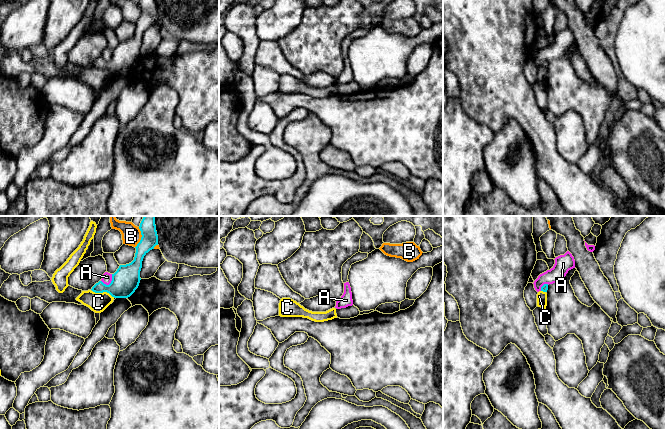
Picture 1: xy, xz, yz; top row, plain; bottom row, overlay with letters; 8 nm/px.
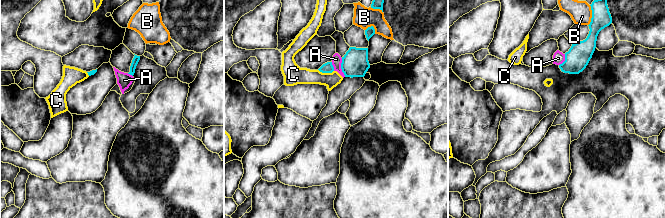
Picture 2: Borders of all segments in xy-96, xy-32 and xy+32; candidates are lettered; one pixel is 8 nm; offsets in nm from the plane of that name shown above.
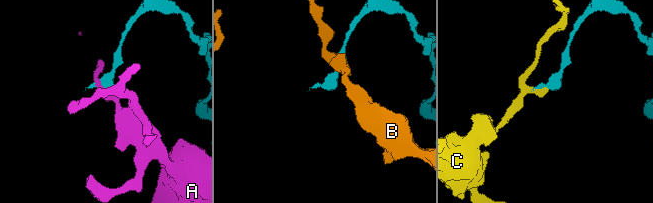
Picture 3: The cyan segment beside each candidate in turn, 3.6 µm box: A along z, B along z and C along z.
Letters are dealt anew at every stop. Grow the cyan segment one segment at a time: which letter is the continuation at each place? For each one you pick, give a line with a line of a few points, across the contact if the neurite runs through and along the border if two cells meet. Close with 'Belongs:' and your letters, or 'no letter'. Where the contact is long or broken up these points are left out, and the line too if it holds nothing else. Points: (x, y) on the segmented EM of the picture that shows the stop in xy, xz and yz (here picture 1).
Belongs: no letter

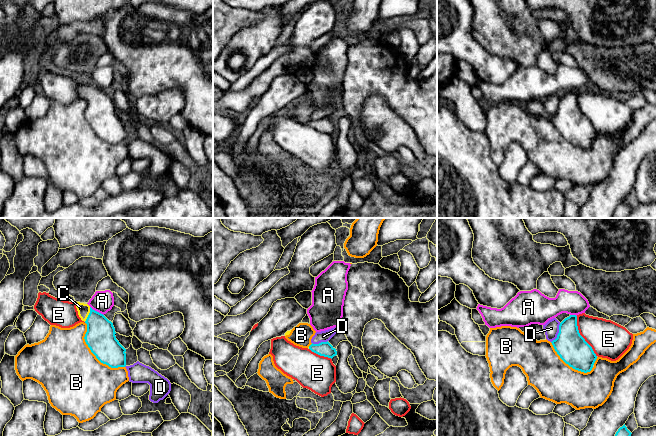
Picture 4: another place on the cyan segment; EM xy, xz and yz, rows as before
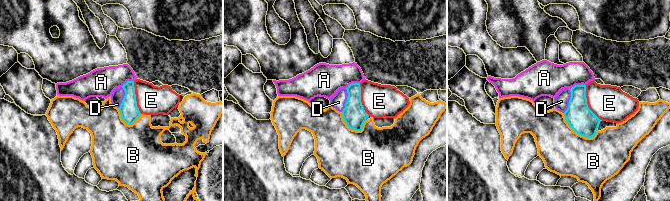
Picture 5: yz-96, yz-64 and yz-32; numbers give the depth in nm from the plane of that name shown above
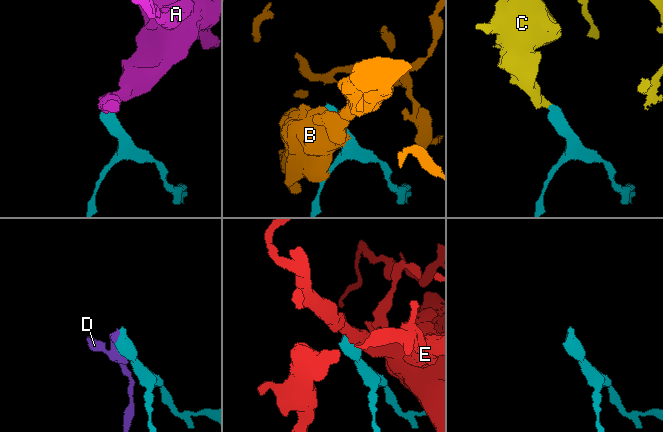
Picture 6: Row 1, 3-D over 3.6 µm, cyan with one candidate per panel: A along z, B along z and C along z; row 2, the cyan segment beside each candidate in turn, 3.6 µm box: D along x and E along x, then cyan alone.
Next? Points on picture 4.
C: line xy (100, 337), (99, 327), (89, 314), (83, 309)
Belongs: C

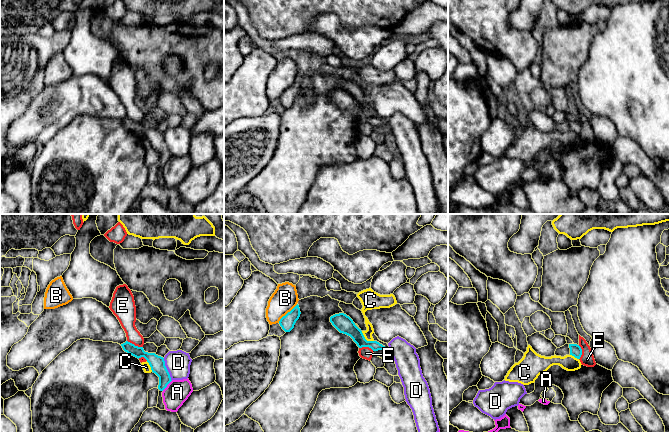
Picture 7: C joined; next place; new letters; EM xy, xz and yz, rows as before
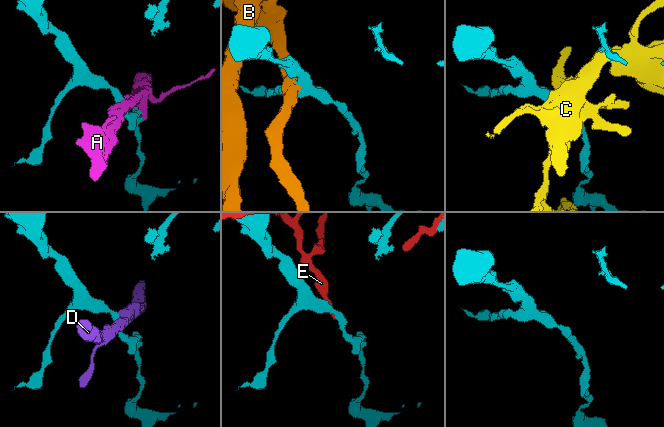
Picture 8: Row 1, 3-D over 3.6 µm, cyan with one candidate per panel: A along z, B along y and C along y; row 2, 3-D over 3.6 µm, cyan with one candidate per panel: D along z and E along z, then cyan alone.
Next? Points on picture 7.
Belongs: no letter

